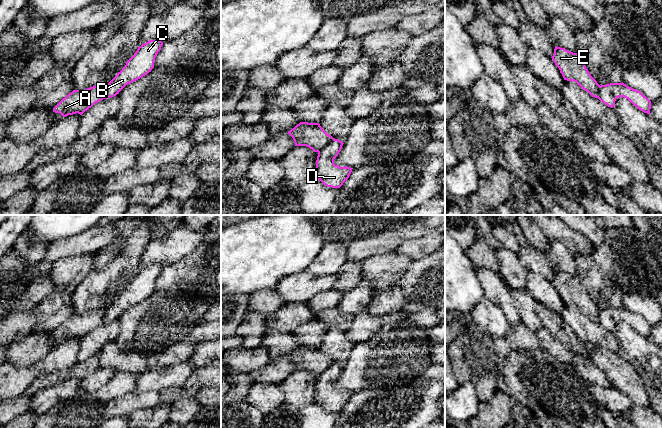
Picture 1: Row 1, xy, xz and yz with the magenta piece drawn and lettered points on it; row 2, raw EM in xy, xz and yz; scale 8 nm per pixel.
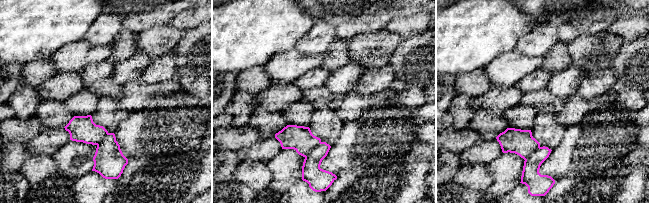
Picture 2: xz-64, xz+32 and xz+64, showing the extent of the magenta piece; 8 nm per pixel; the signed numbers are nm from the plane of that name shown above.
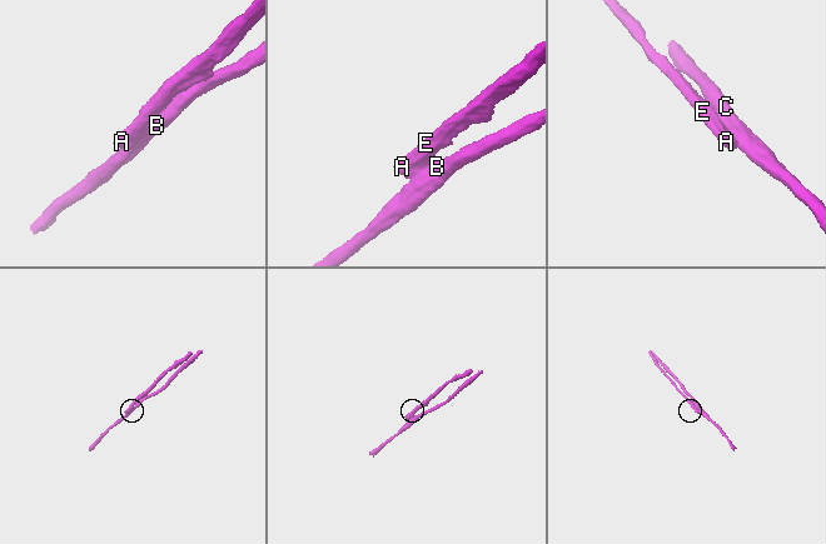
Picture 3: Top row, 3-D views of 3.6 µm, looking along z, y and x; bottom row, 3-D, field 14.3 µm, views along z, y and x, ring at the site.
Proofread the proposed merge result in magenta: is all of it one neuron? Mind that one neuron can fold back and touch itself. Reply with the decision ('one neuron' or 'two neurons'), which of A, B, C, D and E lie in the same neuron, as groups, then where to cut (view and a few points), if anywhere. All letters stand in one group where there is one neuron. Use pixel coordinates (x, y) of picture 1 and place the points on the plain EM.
two neurons; A E / B C D; cut in xz along (333, 362), (318, 376)

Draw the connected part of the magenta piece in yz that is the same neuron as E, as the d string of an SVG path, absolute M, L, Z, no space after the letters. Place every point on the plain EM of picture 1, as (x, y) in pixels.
M555 270L554 278L551 282L559 292L564 304L576 306L592 321L598 322L600 309L591 300L578 277L573 277L565 272Z

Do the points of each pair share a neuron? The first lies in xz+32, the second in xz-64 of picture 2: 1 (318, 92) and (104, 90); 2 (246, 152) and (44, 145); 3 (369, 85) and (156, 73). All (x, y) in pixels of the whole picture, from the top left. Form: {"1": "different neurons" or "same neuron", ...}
{"1": "same neuron", "2": "same neuron", "3": "same neuron"}

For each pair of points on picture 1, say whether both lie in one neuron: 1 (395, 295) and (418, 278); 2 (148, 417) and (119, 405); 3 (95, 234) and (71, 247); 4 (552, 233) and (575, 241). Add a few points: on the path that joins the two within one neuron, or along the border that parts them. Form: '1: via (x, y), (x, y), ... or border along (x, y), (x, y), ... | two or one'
1: border along (398, 283), (406, 301) | two
2: border along (157, 405), (151, 408), (138, 408), (129, 416) | two
3: via (89, 240), (77, 245) | one
4: via (558, 233), (564, 233), (569, 237) | one

